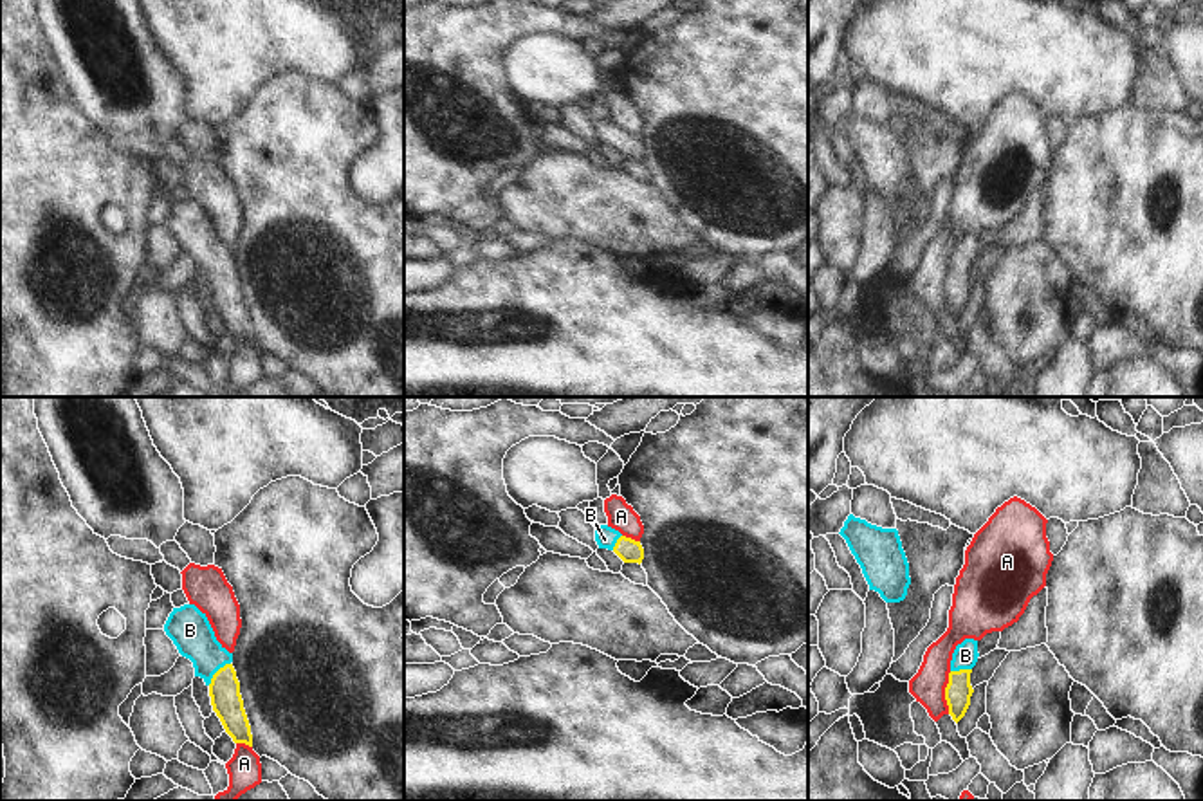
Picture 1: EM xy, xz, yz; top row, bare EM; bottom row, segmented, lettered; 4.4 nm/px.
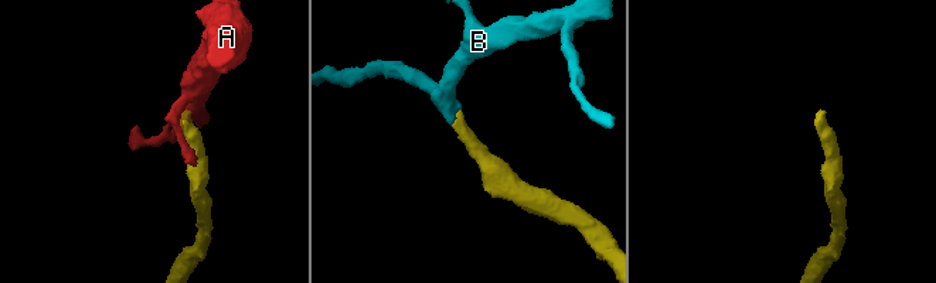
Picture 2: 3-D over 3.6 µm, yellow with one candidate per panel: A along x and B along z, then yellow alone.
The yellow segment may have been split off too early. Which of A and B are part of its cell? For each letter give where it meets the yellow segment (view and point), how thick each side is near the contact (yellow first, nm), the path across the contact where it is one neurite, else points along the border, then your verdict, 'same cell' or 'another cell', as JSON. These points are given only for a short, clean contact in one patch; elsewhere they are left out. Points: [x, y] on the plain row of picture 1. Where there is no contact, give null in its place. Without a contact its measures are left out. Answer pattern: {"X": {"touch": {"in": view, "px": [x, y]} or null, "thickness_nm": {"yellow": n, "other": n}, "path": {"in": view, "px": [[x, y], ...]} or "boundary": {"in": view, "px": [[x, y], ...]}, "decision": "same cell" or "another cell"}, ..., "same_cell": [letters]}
{"A": {"touch": {"in": "yz", "px": [945, 289]}, "thickness_nm": {"yellow": 120, "other": 160}, "decision": "another cell"}, "B": {"touch": {"in": "xy", "px": [217, 267]}, "thickness_nm": {"yellow": 140, "other": 190}, "path": {"in": "xy", "px": [[224, 285], [217, 267], [190, 226]]}, "decision": "same cell"}, "same_cell": ["B"]}

